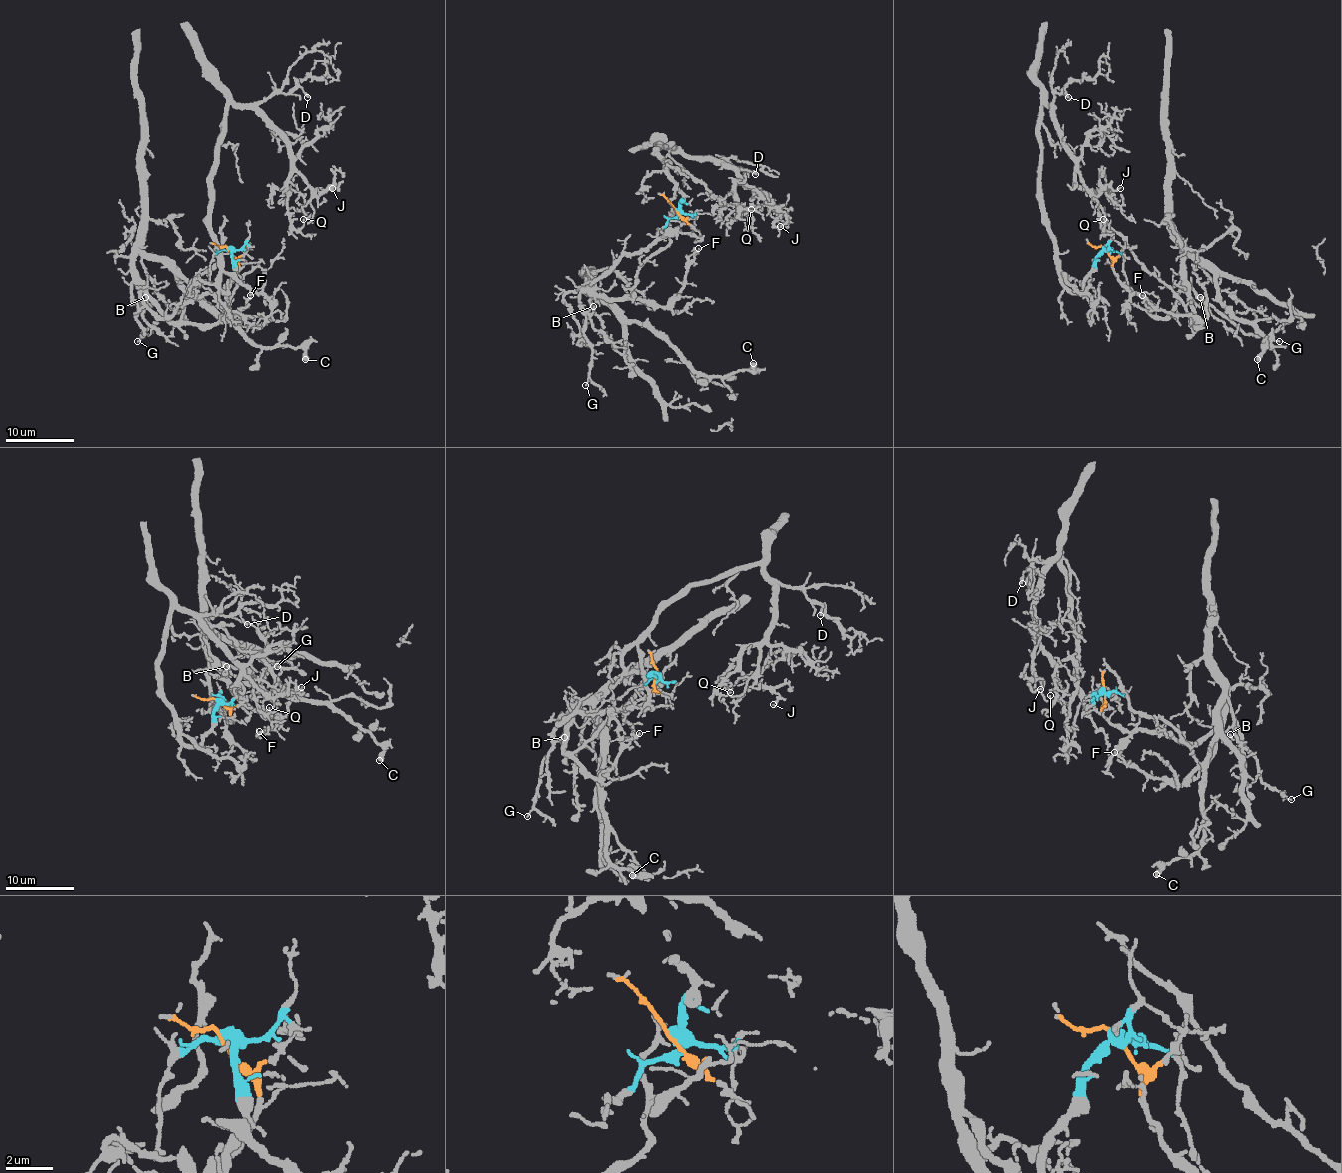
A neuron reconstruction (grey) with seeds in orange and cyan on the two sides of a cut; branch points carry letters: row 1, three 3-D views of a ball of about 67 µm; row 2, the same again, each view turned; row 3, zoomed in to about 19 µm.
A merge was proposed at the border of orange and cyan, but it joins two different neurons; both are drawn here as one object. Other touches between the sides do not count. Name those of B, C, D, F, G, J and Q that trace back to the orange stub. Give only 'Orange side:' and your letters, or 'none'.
Orange side: B, C, F, G

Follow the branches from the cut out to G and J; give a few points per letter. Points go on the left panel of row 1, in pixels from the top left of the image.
G: (228, 248), (239, 265), (235, 277), (171, 315), (158, 317), (132, 284), (135, 319), (144, 334), (137, 341)
J: (228, 248), (234, 274), (223, 291), (211, 184), (230, 103), (252, 108), (277, 132), (318, 196), (332, 188)

